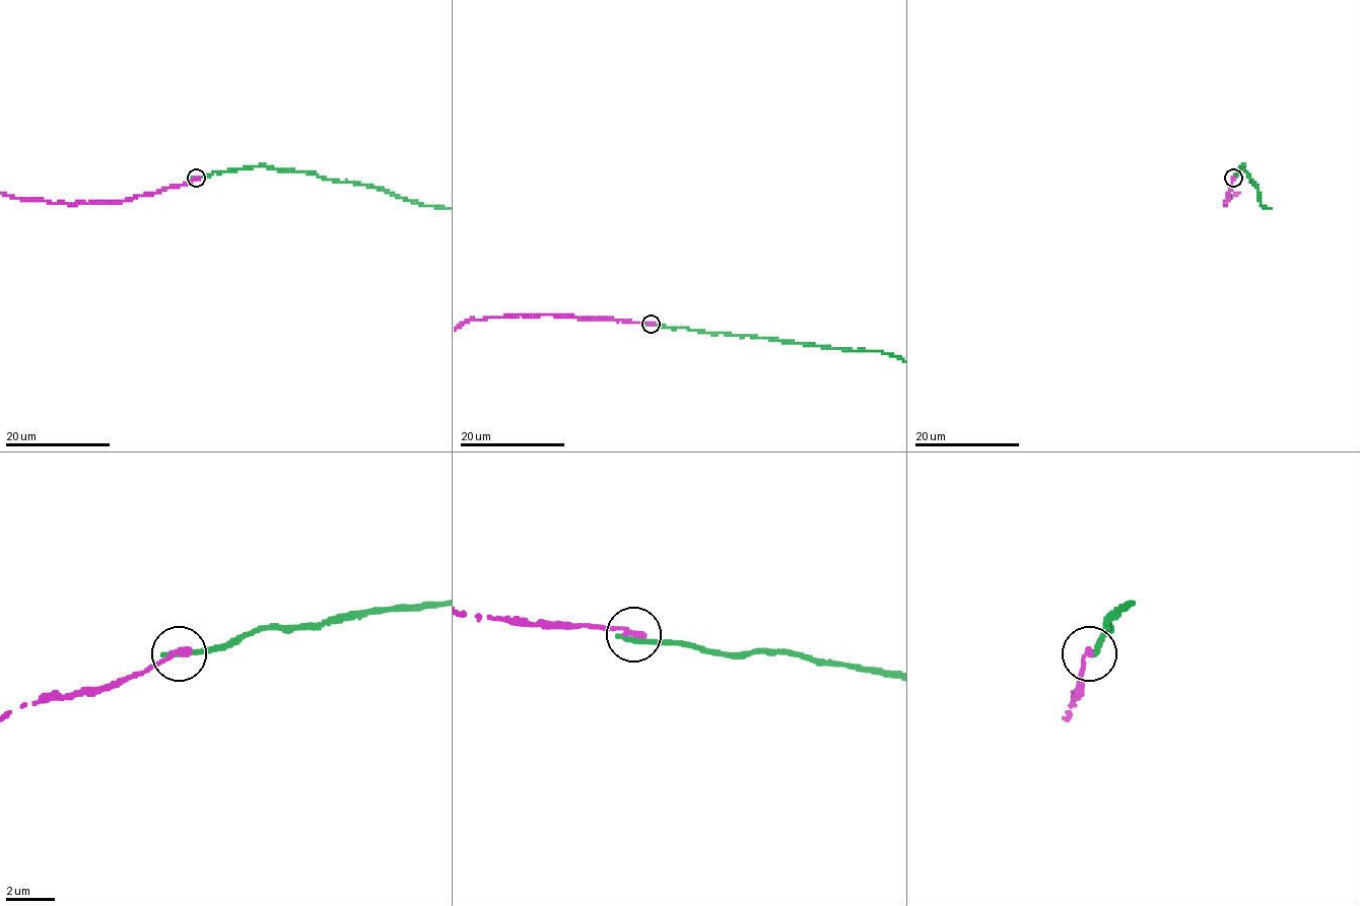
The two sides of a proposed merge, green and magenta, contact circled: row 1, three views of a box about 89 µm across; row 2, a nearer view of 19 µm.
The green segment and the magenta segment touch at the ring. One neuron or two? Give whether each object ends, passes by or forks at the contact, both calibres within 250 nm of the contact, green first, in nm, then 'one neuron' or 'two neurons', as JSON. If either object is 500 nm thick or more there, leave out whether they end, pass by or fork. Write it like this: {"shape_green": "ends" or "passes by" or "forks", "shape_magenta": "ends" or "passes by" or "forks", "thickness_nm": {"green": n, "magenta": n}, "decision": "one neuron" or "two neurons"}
{"shape_green": "ends", "shape_magenta": "ends", "thickness_nm": {"green": 280, "magenta": 260}, "decision": "two neurons"}

